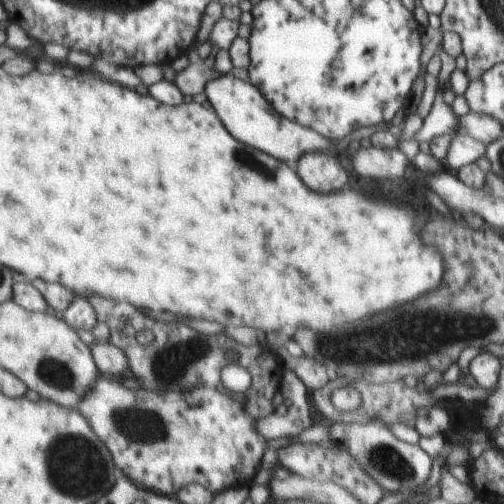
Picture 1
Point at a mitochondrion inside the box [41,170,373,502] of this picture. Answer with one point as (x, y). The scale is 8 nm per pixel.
(70, 455)

